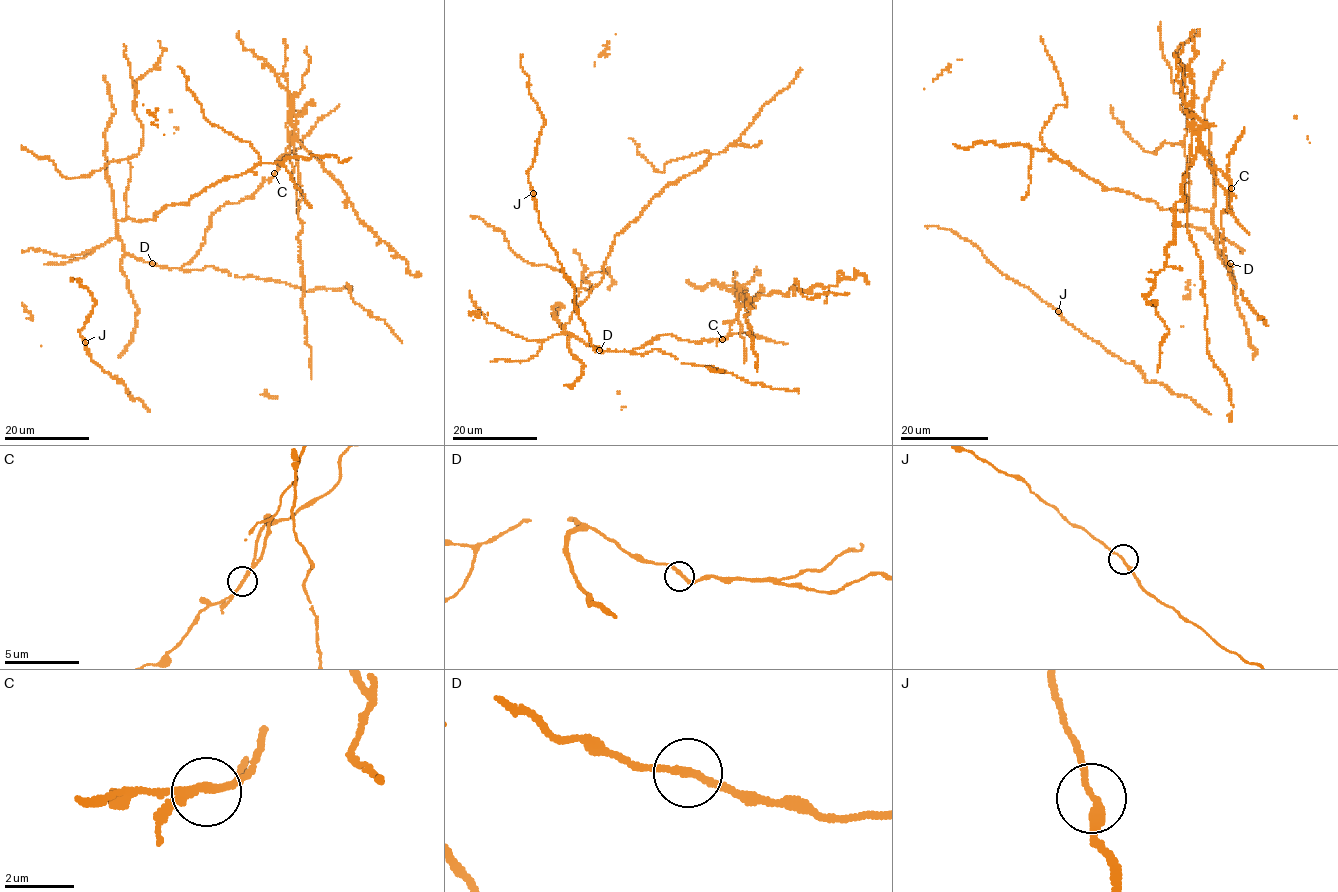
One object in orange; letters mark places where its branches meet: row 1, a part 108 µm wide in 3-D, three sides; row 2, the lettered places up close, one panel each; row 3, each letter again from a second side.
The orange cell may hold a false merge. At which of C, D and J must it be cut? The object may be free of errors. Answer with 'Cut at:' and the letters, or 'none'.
Cut at: C

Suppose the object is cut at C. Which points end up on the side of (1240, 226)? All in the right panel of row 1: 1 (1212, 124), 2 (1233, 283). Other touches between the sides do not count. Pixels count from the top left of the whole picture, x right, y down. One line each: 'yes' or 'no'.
1: yes
2: no

